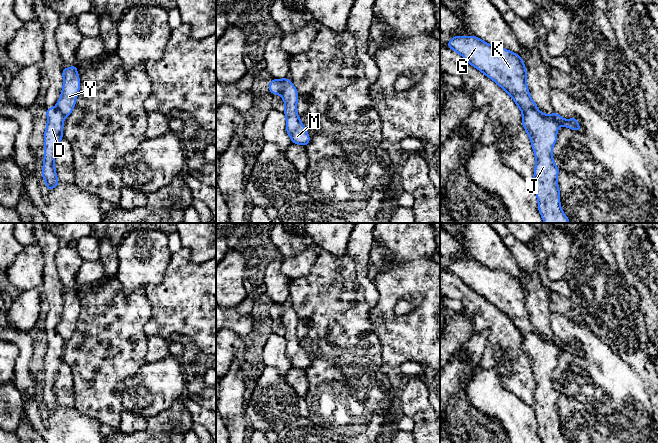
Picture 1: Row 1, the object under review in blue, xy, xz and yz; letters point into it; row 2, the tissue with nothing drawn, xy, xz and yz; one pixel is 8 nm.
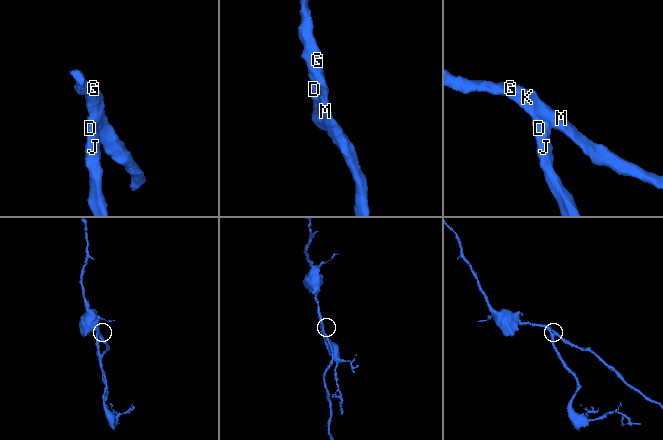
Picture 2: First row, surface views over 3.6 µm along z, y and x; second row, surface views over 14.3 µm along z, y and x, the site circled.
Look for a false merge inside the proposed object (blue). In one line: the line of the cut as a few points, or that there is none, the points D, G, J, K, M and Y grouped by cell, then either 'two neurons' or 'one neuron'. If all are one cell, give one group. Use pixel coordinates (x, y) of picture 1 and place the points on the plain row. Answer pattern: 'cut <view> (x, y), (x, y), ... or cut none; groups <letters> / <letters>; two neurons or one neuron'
cut yz (522, 335), (537, 333), (542, 338), (550, 340), (558, 349); groups D J / G K M Y; two neurons

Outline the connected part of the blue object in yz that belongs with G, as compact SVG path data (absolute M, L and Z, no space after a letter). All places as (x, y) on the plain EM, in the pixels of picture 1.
M474 259L453 260L446 271L459 277L470 289L478 293L505 314L522 336L527 333L539 335L537 329L531 323L530 316L527 312L527 295L520 279L505 272L488 268Z

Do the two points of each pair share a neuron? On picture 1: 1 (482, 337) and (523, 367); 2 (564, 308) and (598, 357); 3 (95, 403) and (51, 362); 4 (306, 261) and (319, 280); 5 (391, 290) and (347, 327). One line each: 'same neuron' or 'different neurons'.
1: different neurons
2: different neurons
3: different neurons
4: different neurons
5: different neurons

